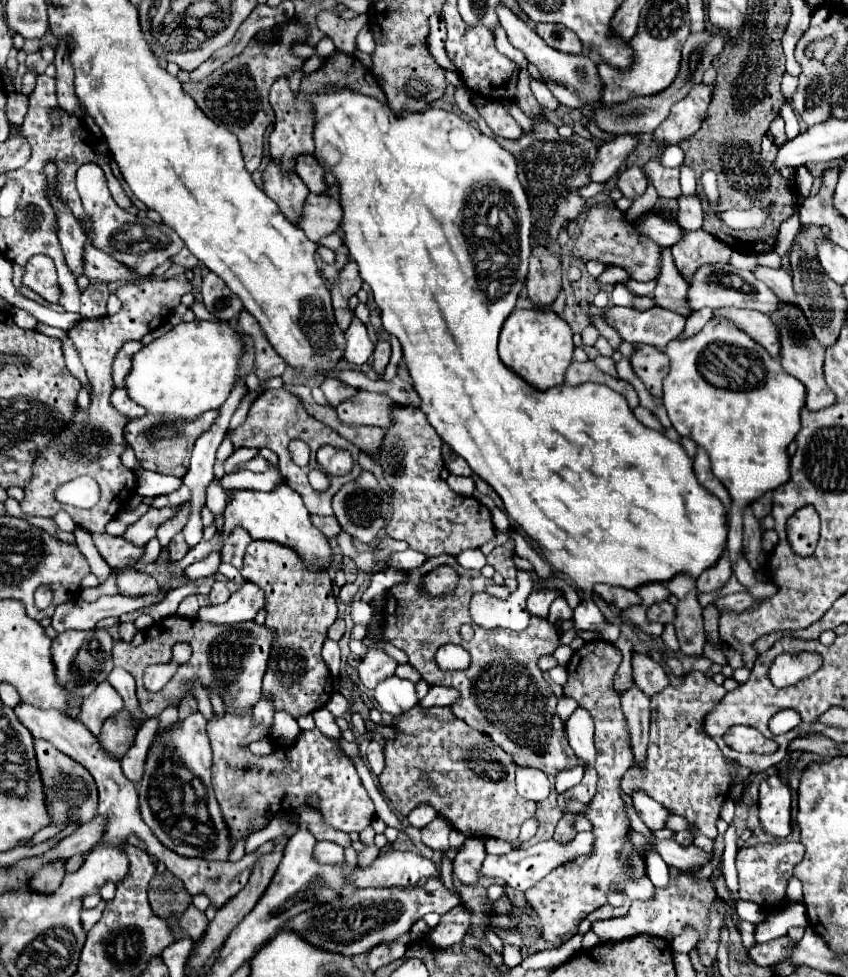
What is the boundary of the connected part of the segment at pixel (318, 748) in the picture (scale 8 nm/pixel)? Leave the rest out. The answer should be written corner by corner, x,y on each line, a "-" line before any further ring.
225,713
225,717
221,717
221,719
213,717
213,721
207,723
207,733
211,739
211,747
213,747
213,789
215,789
215,797
217,797
219,805
221,805
223,817
231,829
233,843
237,843
239,837
247,831
249,819
253,815
279,813
281,809
297,809
301,805
307,805
309,793
315,793
321,797
321,815
323,815
325,823
335,829
341,829
345,833
351,833
351,831
359,833
371,823
371,819
375,815
375,807
359,779
355,765
347,757
341,757
335,751
335,743
331,739
327,739
319,729
301,731
291,747
275,747
275,751
271,755
257,757
247,747
241,747
241,741
251,731
251,727
253,727
251,715
249,717
233,717
231,713

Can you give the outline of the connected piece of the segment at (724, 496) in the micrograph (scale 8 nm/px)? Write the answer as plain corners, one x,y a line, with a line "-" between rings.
697,447
697,455
695,455
695,475
699,479
699,483
711,491
715,497
719,497
719,501
725,505
725,509
729,511
729,493
727,489
721,485
721,481
717,481
717,477
711,471
711,461
709,455
705,453
705,449

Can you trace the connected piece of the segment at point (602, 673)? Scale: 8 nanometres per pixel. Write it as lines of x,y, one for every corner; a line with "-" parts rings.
607,641
585,643
579,651
573,653
567,673
569,681
563,687
563,695
587,709
595,719
595,749
597,749
597,793
589,803
585,817
593,823
595,849
589,857
577,857
569,865
553,869
537,885
533,885
525,897
527,903
537,911
543,927
543,939
553,947
559,947
577,933
577,925
595,909
605,905
605,899
613,891
623,891
629,877
645,875
643,855
633,849
627,841
629,821
623,809
623,799
619,795
619,783
625,771
633,765
633,753
629,753
629,737
625,729
625,717
619,705
617,693
613,693
613,677
621,663
621,653
613,649

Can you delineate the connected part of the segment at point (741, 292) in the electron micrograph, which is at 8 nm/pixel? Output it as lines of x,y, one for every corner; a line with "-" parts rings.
705,265
695,273
693,283
689,285
689,305
693,305
695,311
703,307
743,307
771,315
779,307
779,297
751,271
741,271
731,265

